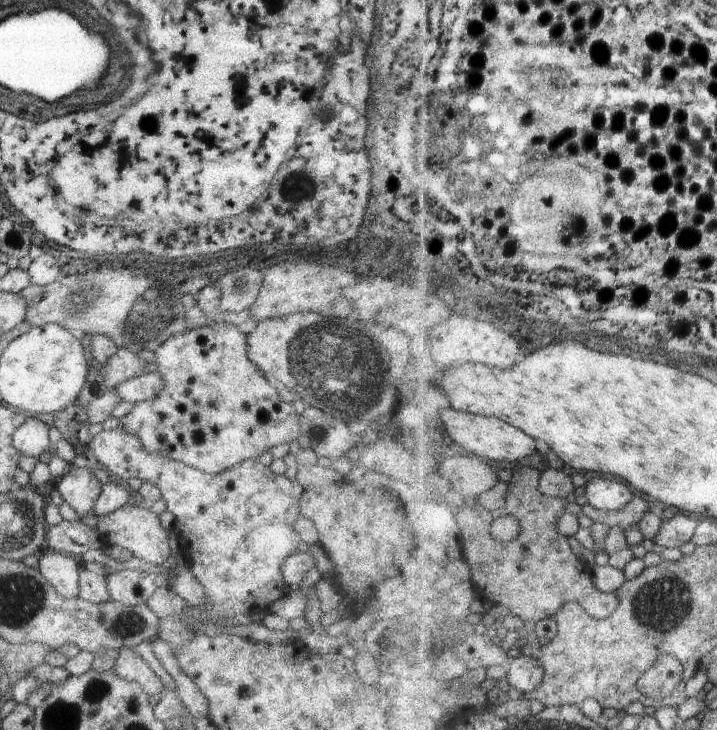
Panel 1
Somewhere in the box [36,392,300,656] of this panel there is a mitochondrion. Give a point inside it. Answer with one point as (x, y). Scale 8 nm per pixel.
(132, 622)

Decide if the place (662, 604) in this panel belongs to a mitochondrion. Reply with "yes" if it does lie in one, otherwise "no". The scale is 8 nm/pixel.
yes

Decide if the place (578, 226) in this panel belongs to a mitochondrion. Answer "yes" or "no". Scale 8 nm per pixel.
no

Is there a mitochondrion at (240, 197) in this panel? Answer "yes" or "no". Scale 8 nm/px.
no

